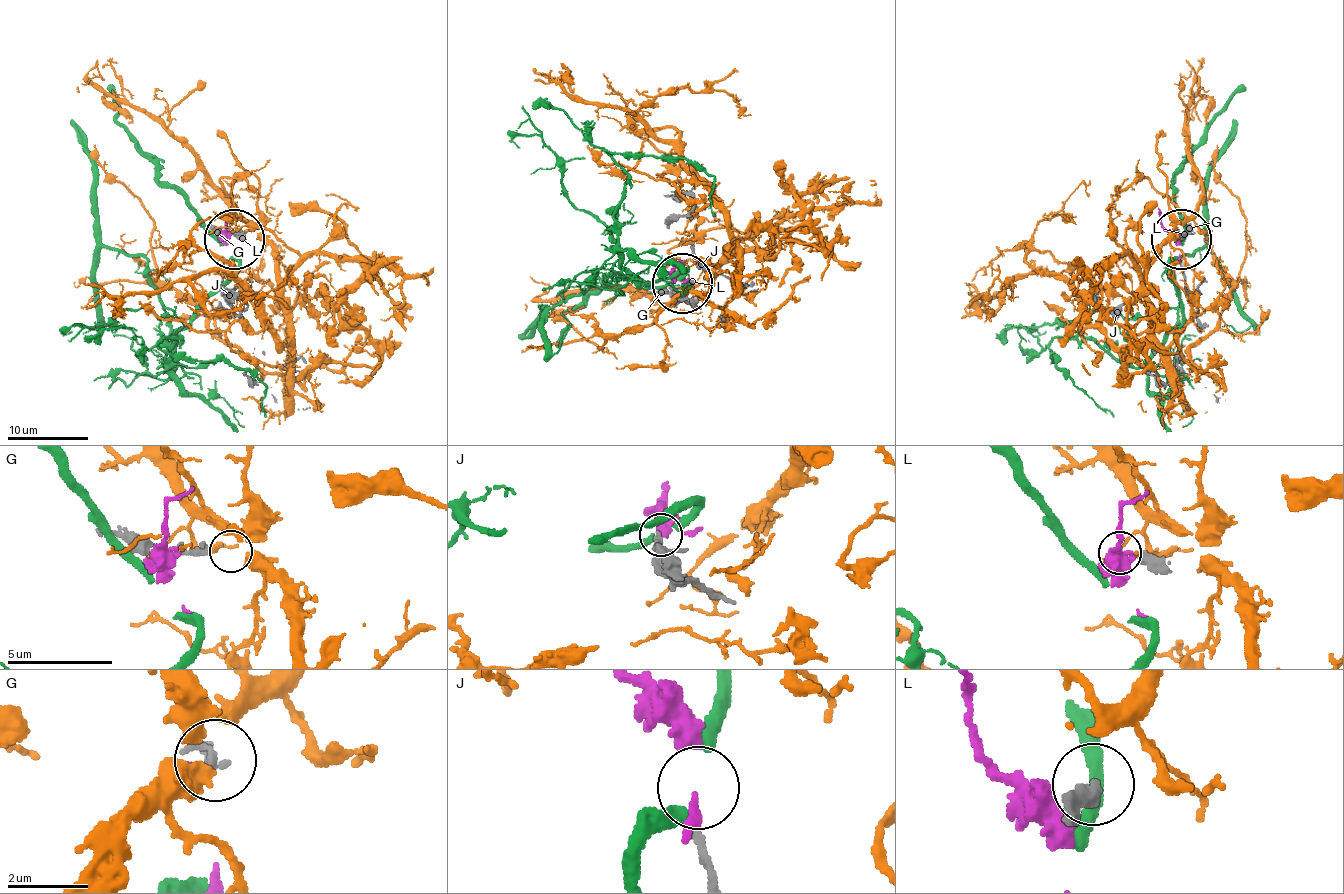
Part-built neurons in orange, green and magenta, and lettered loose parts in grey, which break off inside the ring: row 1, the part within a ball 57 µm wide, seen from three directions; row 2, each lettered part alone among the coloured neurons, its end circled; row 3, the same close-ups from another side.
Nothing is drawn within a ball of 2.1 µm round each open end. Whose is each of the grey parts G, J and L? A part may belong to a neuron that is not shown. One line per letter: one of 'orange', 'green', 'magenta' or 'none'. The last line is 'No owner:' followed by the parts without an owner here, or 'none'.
G: orange
J: magenta
L: none
No owner: L

